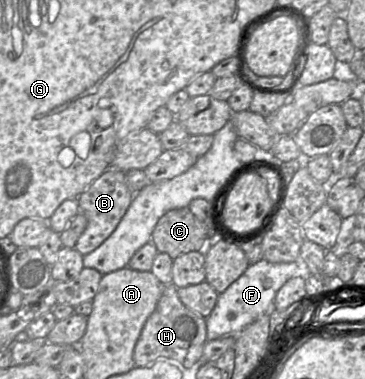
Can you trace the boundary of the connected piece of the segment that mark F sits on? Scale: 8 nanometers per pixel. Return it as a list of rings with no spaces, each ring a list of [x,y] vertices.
[[[265,259],[249,264],[245,272],[224,292],[206,319],[207,340],[215,340],[224,335],[238,335],[245,327],[263,314],[268,314],[279,289],[292,277],[304,273],[300,261],[271,263]]]

